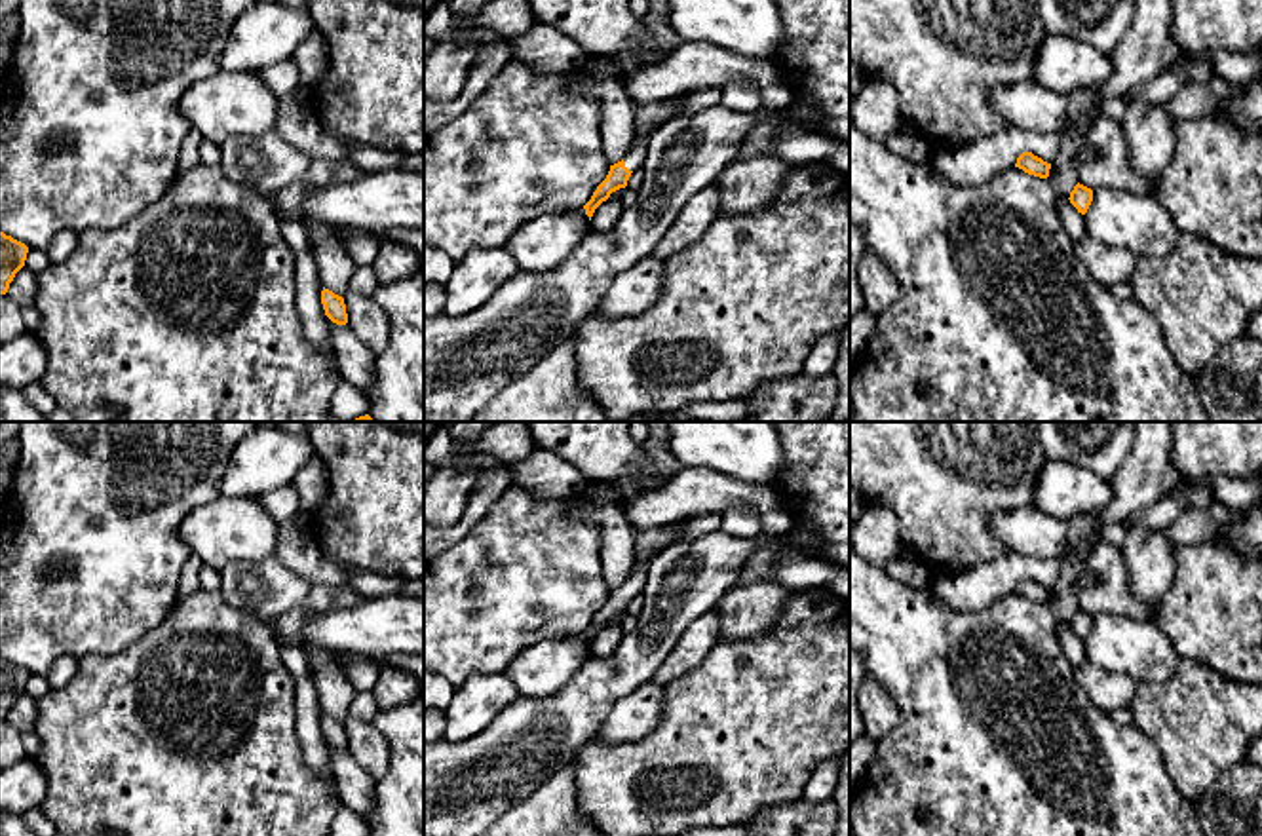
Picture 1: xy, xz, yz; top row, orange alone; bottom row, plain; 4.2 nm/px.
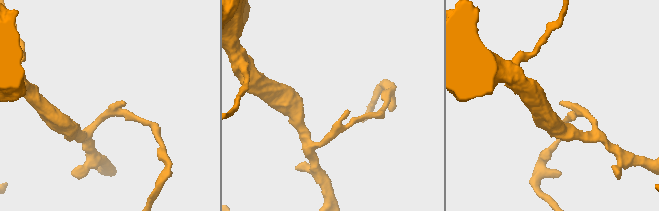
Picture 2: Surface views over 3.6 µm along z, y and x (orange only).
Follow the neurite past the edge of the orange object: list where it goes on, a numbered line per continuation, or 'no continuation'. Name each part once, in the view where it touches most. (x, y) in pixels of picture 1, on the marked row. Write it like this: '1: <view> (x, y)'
1: xz (633, 160)

